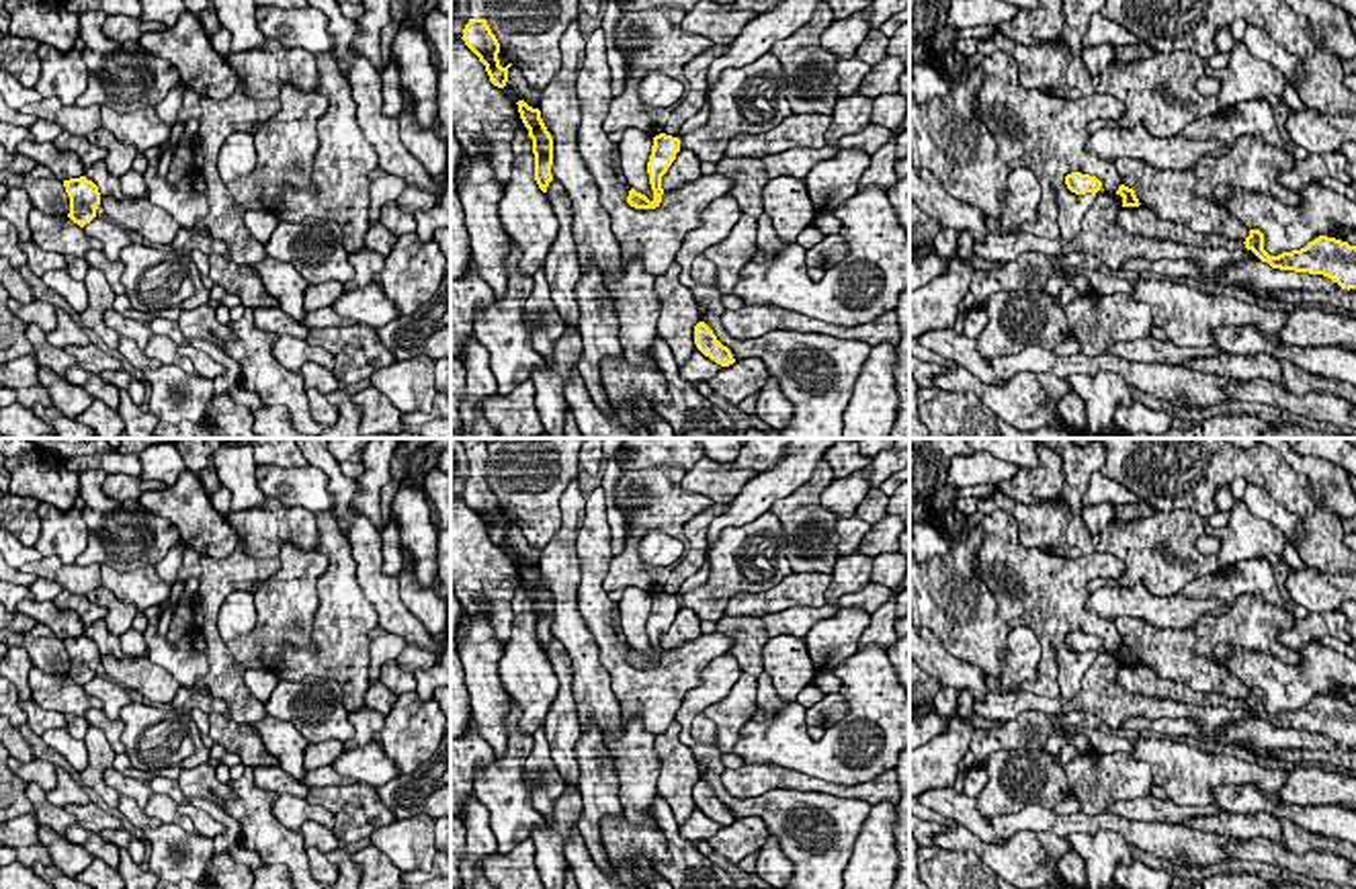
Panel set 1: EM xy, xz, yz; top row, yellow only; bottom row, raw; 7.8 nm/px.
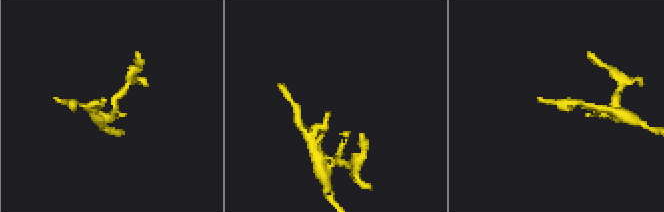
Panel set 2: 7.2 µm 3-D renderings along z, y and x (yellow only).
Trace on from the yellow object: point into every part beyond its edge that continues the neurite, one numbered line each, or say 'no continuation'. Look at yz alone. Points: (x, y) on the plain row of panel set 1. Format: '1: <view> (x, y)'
no continuation

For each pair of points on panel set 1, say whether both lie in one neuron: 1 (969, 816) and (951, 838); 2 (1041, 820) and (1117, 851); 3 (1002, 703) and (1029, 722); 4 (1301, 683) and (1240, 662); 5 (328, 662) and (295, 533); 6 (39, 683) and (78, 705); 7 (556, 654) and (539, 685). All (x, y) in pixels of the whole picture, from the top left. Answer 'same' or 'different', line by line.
1: different
2: different
3: different
4: same
5: different
6: same
7: different

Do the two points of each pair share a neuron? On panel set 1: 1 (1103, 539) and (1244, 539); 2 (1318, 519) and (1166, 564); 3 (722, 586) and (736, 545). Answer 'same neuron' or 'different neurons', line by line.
1: same neuron
2: different neurons
3: same neuron

